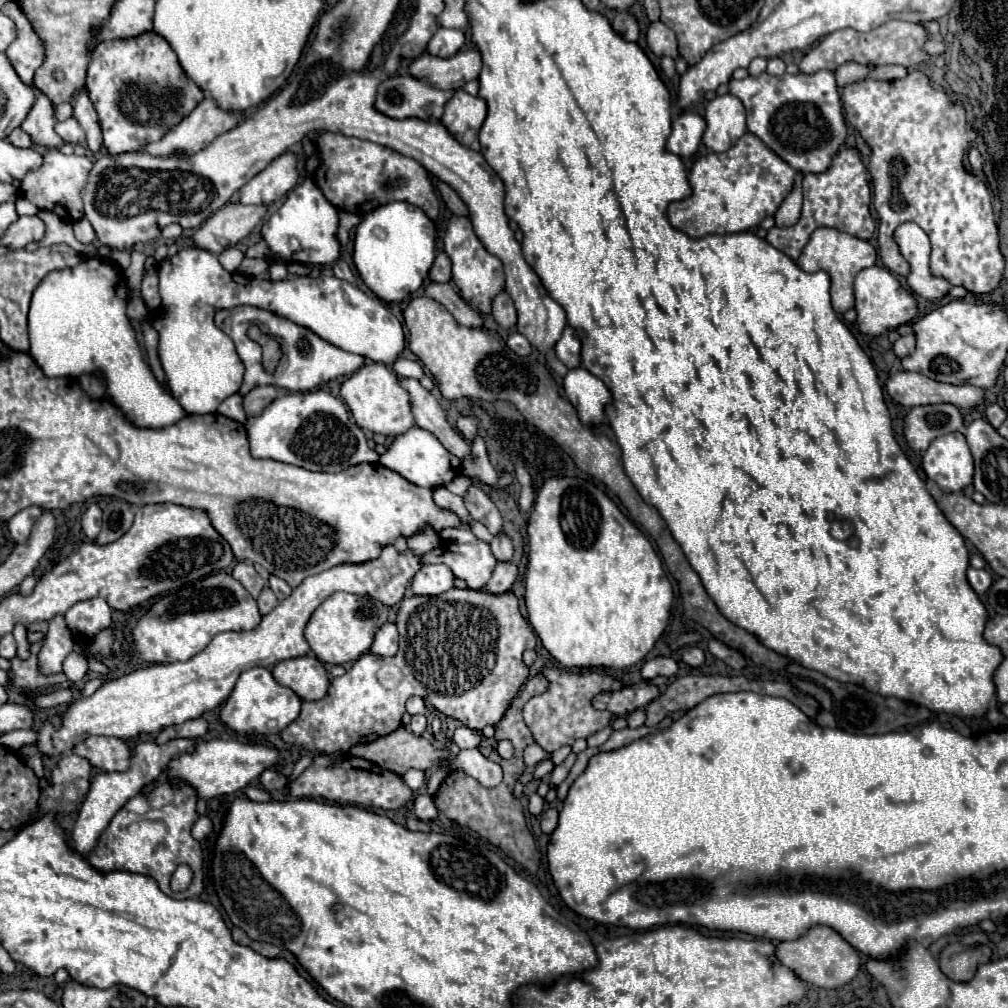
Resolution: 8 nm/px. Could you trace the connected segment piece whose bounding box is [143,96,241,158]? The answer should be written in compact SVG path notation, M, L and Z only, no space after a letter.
M207 96L203 102L199 102L199 106L189 116L185 116L177 126L173 126L161 140L149 142L147 146L143 146L143 150L151 156L161 156L161 158L171 158L175 154L193 156L199 150L203 150L207 144L211 144L219 134L231 130L239 118L241 118L241 114L233 114L233 112L225 112L225 110L217 108L215 102Z

